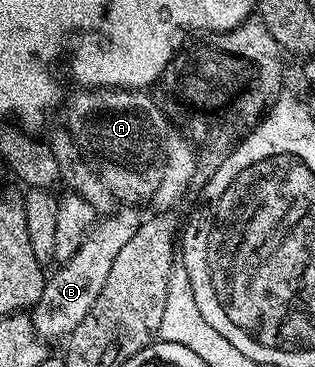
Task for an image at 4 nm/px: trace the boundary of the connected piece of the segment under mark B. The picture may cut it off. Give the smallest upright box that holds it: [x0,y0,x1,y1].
[30,206,142,340]

